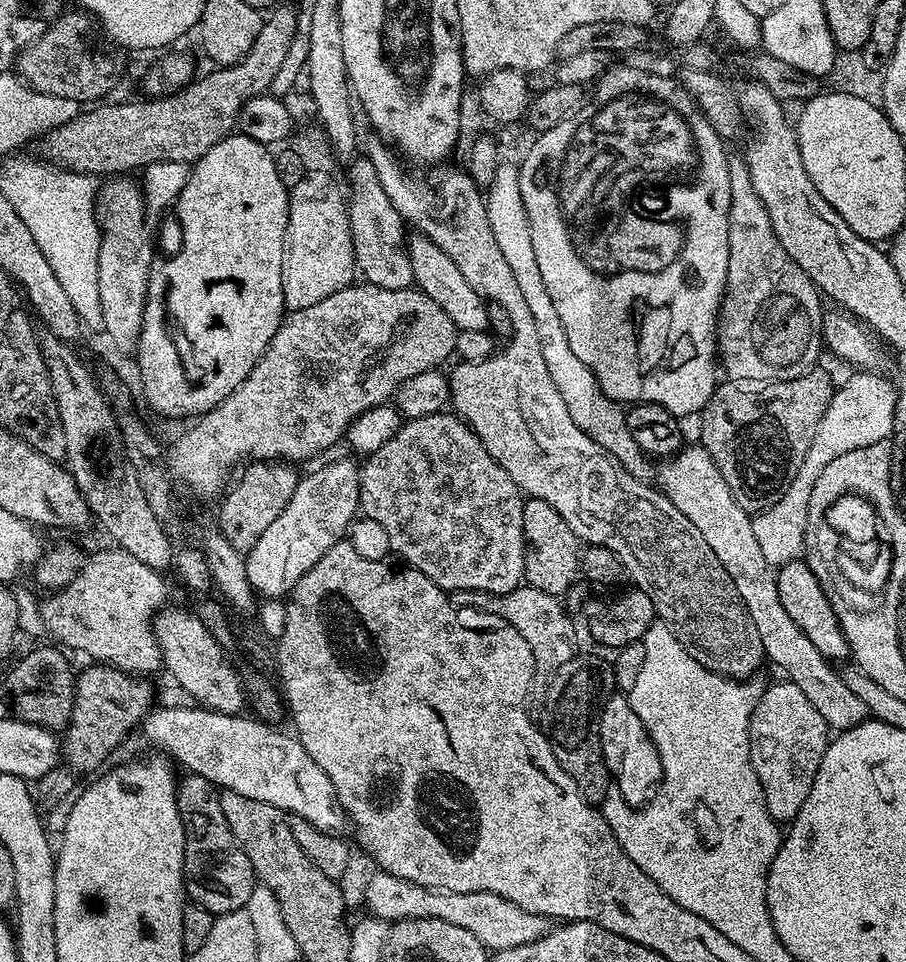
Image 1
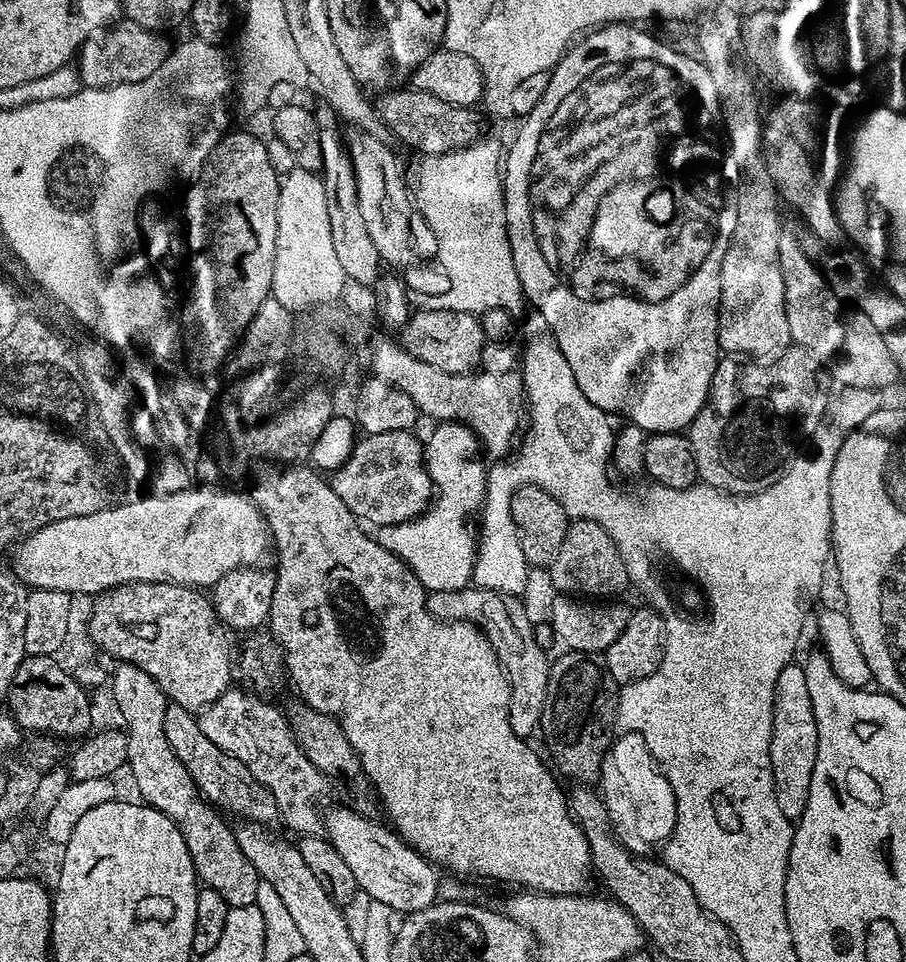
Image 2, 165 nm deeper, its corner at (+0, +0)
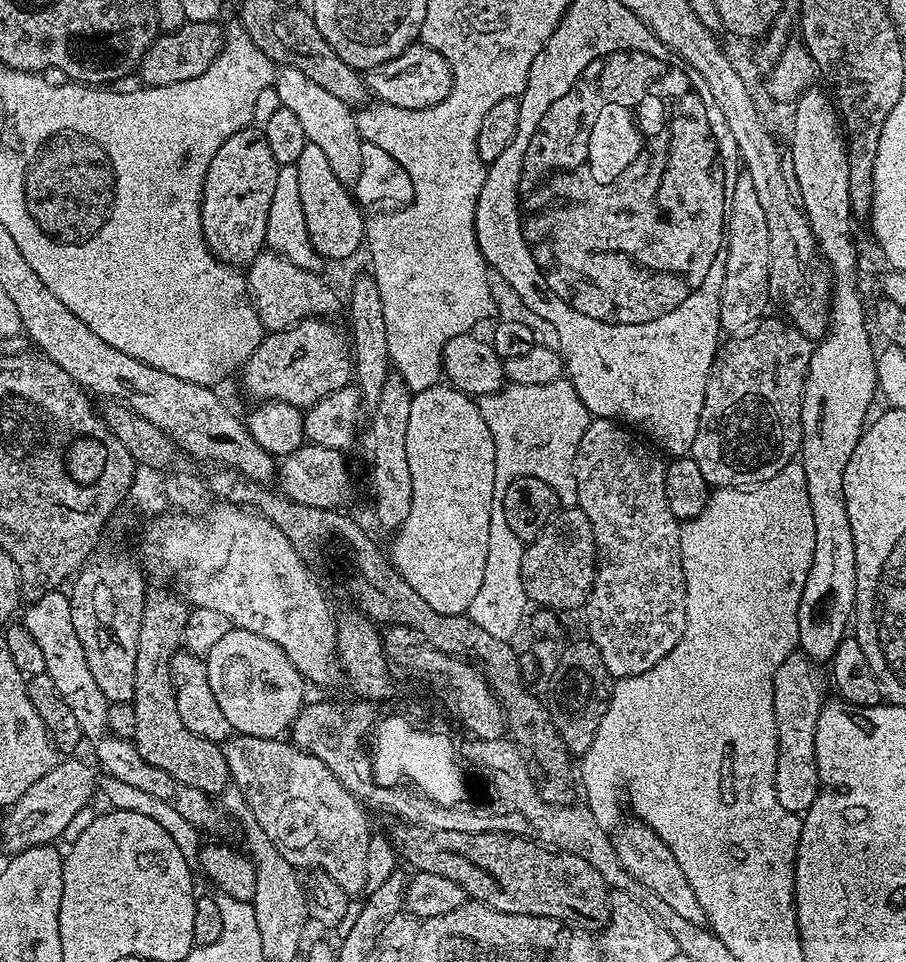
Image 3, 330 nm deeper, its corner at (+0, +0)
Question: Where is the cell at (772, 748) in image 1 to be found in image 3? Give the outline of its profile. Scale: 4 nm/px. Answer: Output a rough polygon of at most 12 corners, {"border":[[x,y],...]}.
{"border":[[797,650],[774,674],[778,802],[807,812],[826,676]]}

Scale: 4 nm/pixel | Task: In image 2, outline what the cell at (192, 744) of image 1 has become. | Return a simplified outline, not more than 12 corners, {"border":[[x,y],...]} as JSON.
{"border":[[343,806],[322,828],[357,889],[396,914],[437,903],[433,865]]}

